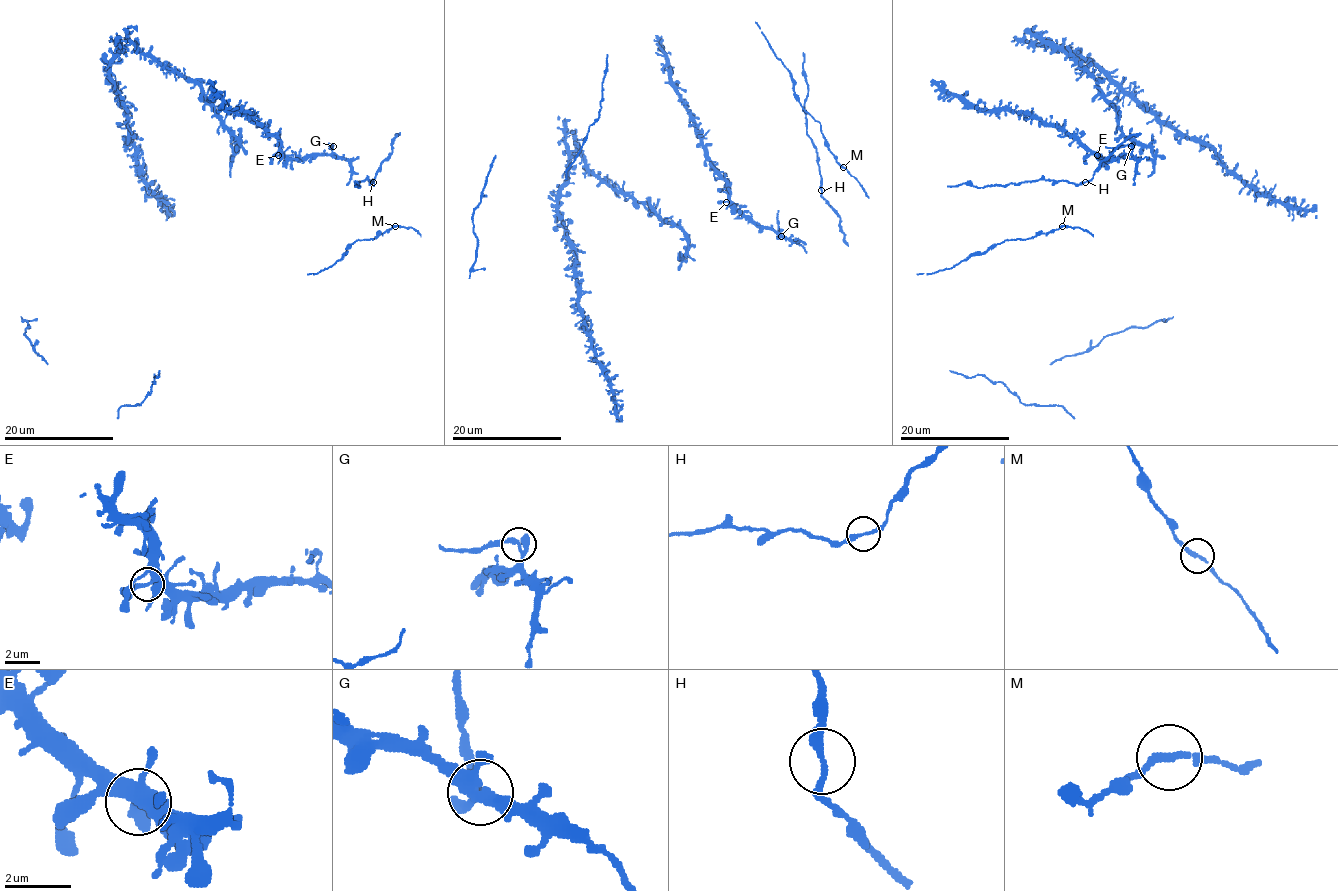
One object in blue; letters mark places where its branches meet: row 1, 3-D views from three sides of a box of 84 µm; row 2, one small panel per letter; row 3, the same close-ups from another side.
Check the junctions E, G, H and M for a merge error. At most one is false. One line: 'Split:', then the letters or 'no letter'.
Split: G

